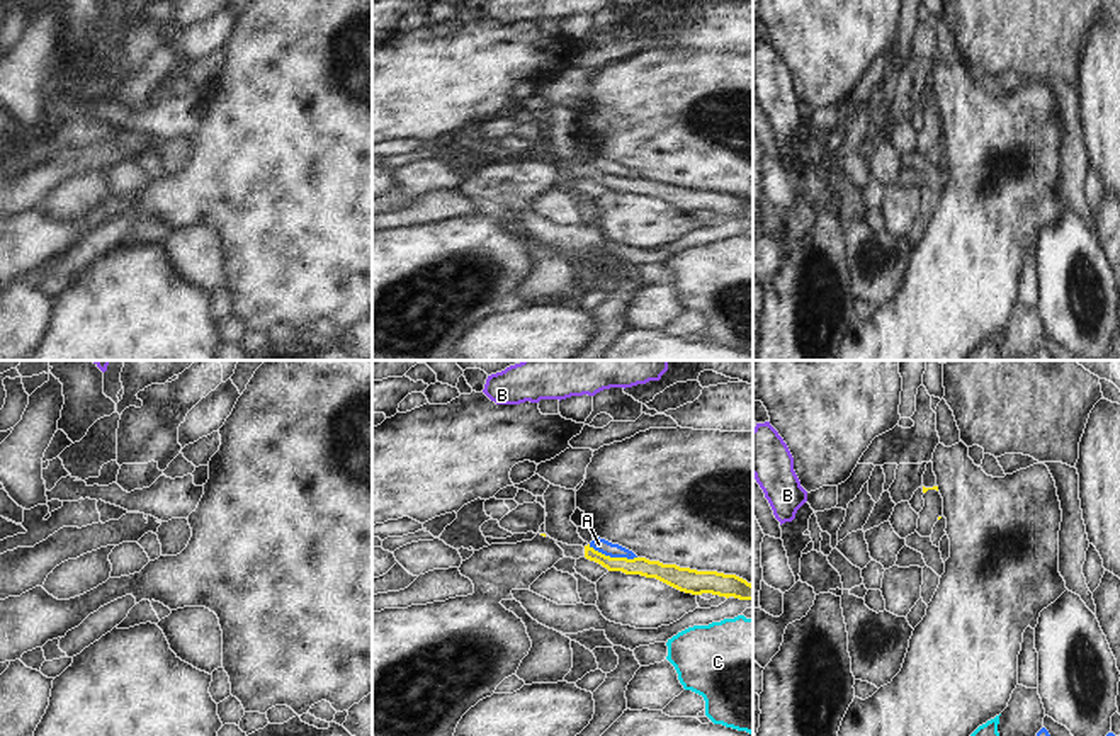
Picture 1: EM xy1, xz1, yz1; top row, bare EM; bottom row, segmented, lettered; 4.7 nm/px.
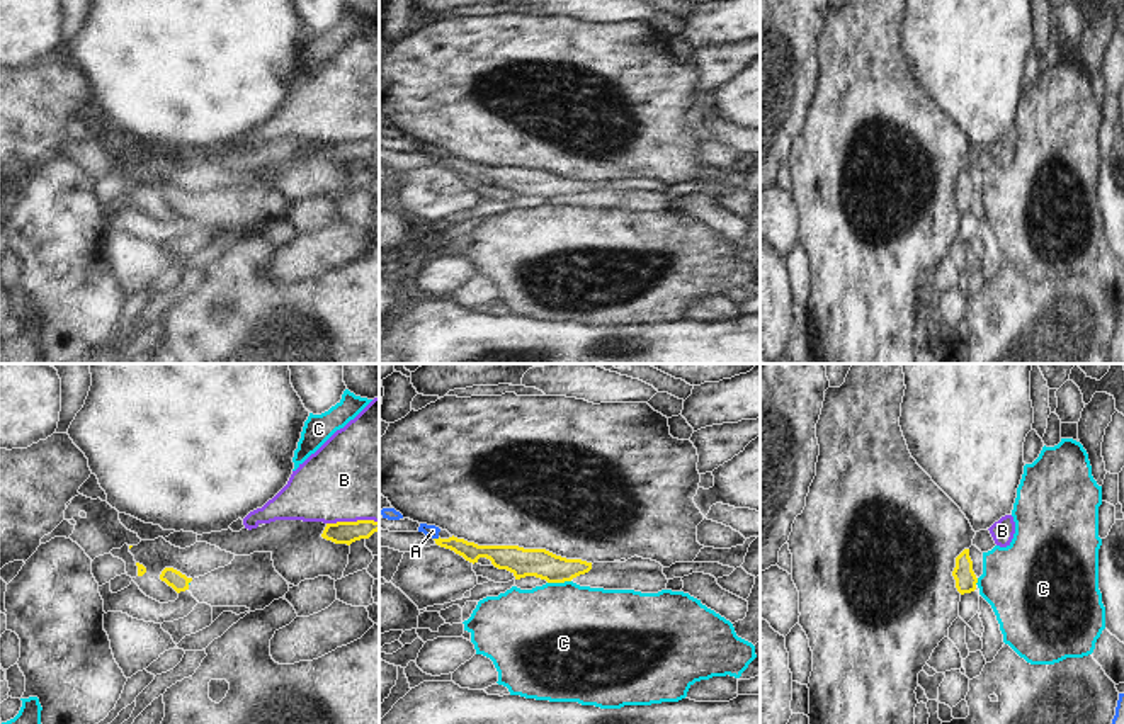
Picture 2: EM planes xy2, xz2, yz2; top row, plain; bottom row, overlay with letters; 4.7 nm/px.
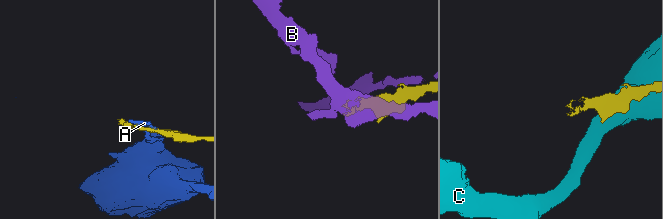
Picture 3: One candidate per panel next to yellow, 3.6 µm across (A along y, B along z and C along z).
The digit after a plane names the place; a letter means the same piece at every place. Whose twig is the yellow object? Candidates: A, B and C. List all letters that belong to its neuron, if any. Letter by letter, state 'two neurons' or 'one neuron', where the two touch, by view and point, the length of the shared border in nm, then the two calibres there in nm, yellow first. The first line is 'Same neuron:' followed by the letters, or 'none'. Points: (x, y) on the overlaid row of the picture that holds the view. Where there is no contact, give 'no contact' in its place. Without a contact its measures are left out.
Same neuron: none
A: two neurons; contact xz1 (612, 558); length 240 nm; calibres 90 and 70 nm
B: two neurons; contact xy2 (352, 522); length 240 nm; calibres 110 and 460 nm
C: two neurons; contact xz2 (558, 582); length 110 nm; calibres 140 and 500 nm

